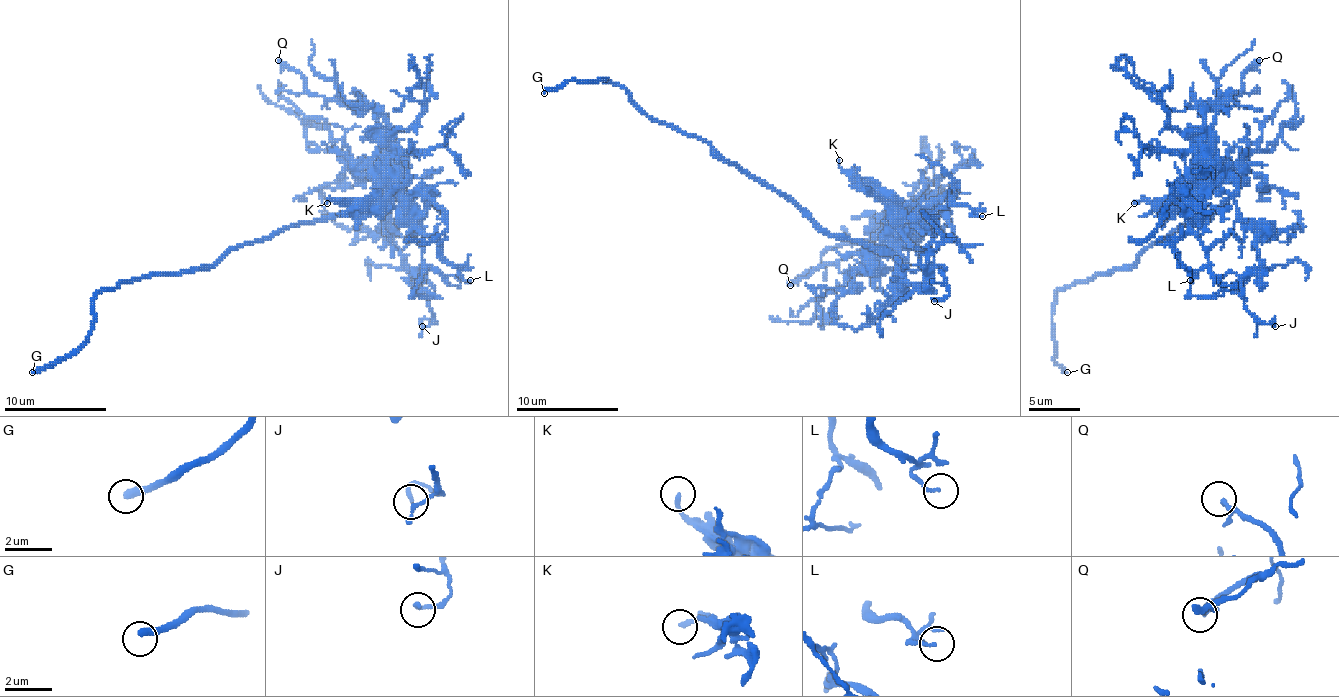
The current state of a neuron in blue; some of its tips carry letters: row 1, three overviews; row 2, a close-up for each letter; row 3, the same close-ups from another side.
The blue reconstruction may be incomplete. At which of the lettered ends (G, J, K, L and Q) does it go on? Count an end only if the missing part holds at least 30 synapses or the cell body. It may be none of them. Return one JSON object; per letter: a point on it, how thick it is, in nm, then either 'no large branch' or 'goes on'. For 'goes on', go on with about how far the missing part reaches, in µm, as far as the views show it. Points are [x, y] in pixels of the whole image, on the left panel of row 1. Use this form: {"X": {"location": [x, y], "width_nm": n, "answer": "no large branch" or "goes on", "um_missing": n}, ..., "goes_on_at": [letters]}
{"G": {"location": [32, 372], "width_nm": 340, "answer": "goes on", "um_missing": 45}, "J": {"location": [422, 326], "width_nm": 160, "answer": "no large branch"}, "K": {"location": [327, 203], "width_nm": 190, "answer": "no large branch"}, "L": {"location": [470, 280], "width_nm": 120, "answer": "no large branch"}, "Q": {"location": [278, 60], "width_nm": 160, "answer": "no large branch"}, "goes_on_at": ["G"]}

